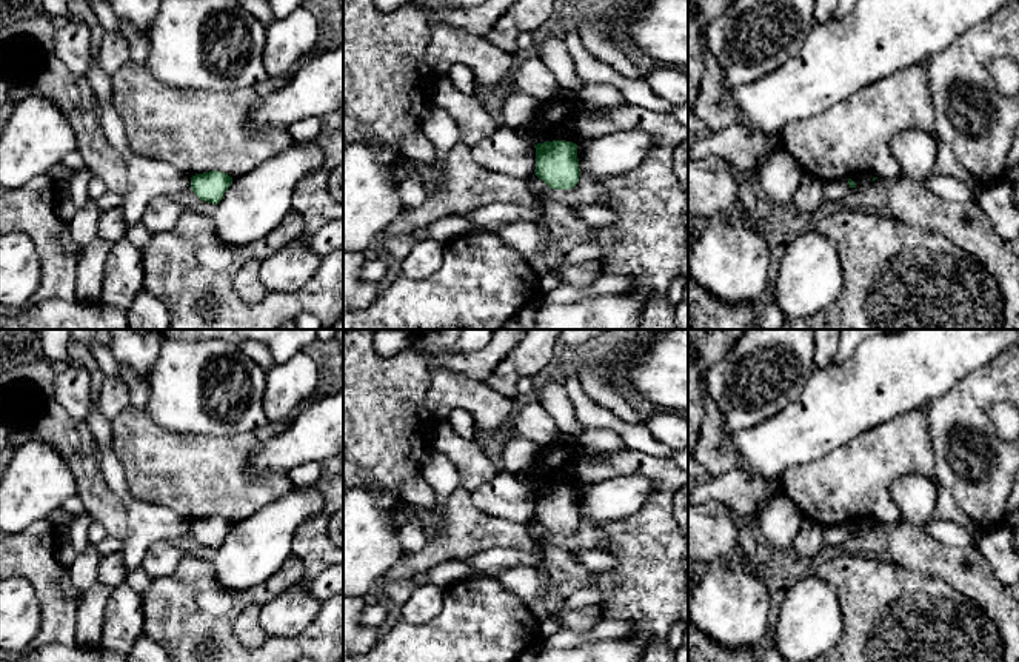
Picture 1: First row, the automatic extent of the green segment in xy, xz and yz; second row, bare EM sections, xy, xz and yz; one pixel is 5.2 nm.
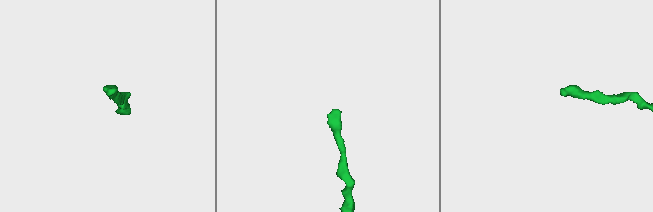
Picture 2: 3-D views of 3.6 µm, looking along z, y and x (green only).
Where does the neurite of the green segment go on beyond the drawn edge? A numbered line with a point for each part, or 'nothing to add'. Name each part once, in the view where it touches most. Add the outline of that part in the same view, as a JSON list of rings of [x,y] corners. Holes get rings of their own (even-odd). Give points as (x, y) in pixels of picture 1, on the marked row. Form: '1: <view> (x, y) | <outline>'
nothing to add

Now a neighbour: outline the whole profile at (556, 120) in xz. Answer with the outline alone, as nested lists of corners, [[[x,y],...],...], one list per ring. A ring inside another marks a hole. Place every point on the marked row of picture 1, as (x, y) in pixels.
[[[551,99],[542,103],[534,123],[534,143],[565,140],[573,142],[577,146],[590,139],[593,134],[582,134],[576,129],[577,117],[586,109],[577,102],[574,105],[565,105],[557,99]]]

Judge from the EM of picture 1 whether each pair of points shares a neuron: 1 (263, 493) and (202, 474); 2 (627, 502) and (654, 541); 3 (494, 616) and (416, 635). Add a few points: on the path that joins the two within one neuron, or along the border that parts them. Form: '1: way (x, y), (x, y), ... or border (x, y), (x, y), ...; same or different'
1: way (248, 491), (234, 491), (217, 481); same
2: border (654, 482), (654, 491), (636, 511), (601, 525); different
3: way (474, 631), (471, 635), (436, 635); same

